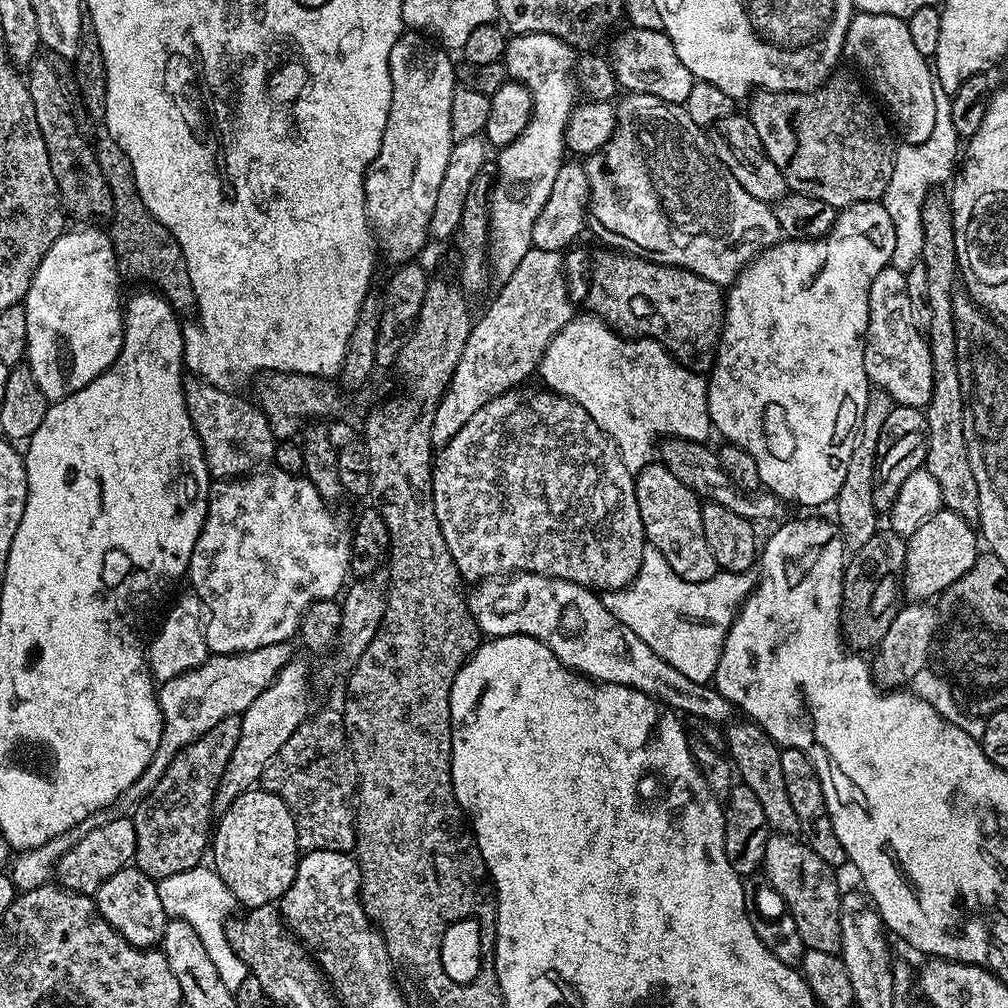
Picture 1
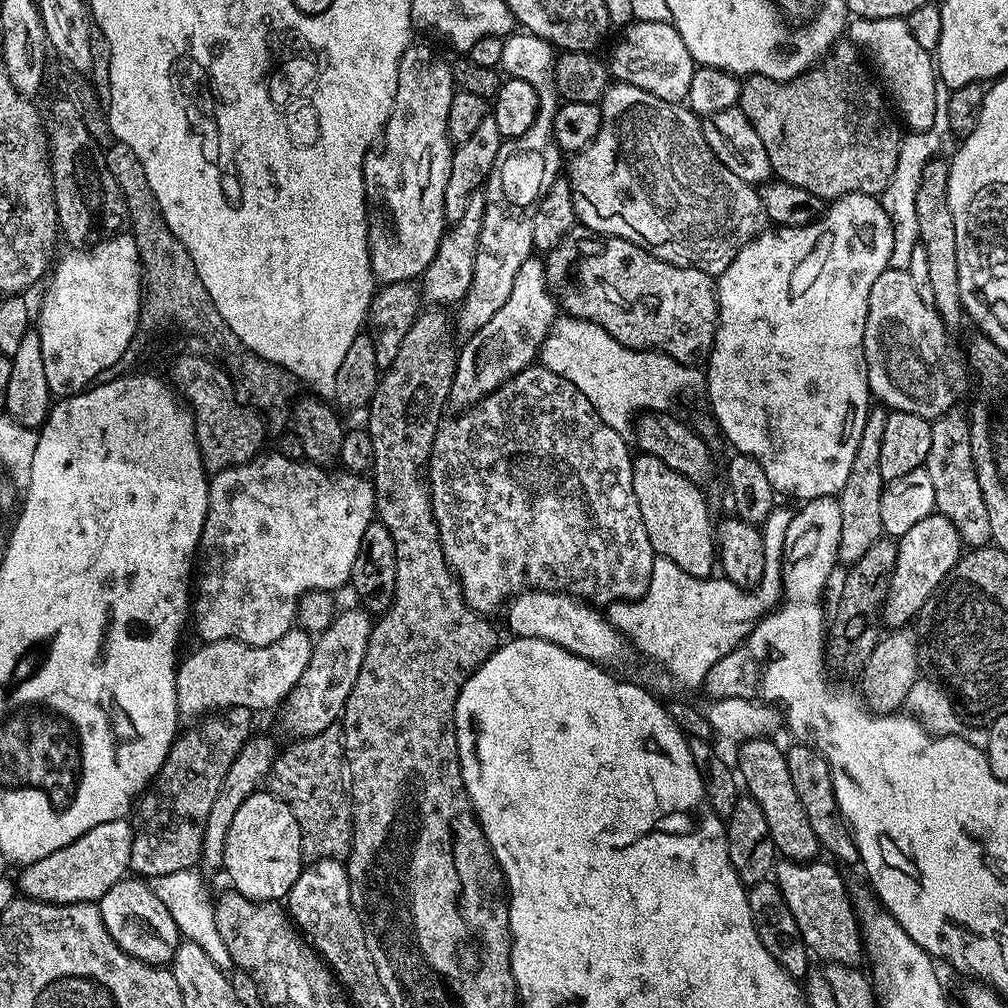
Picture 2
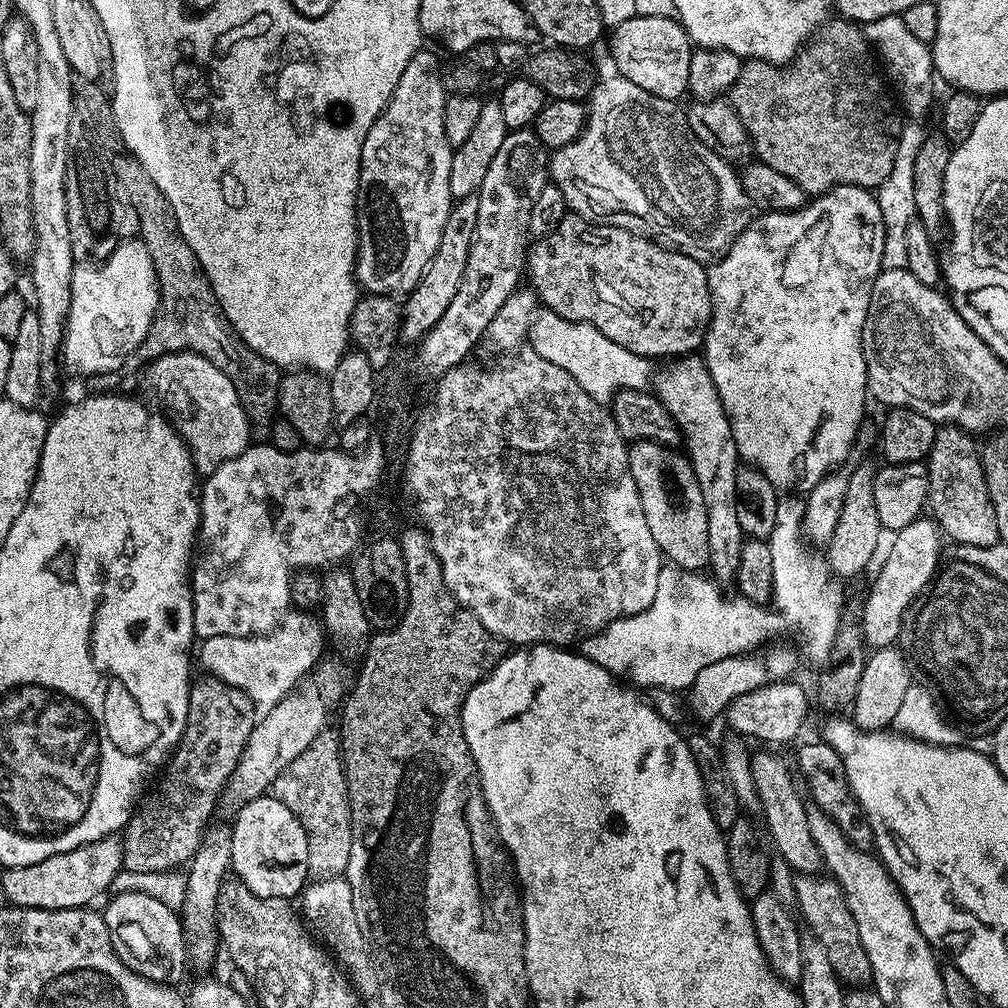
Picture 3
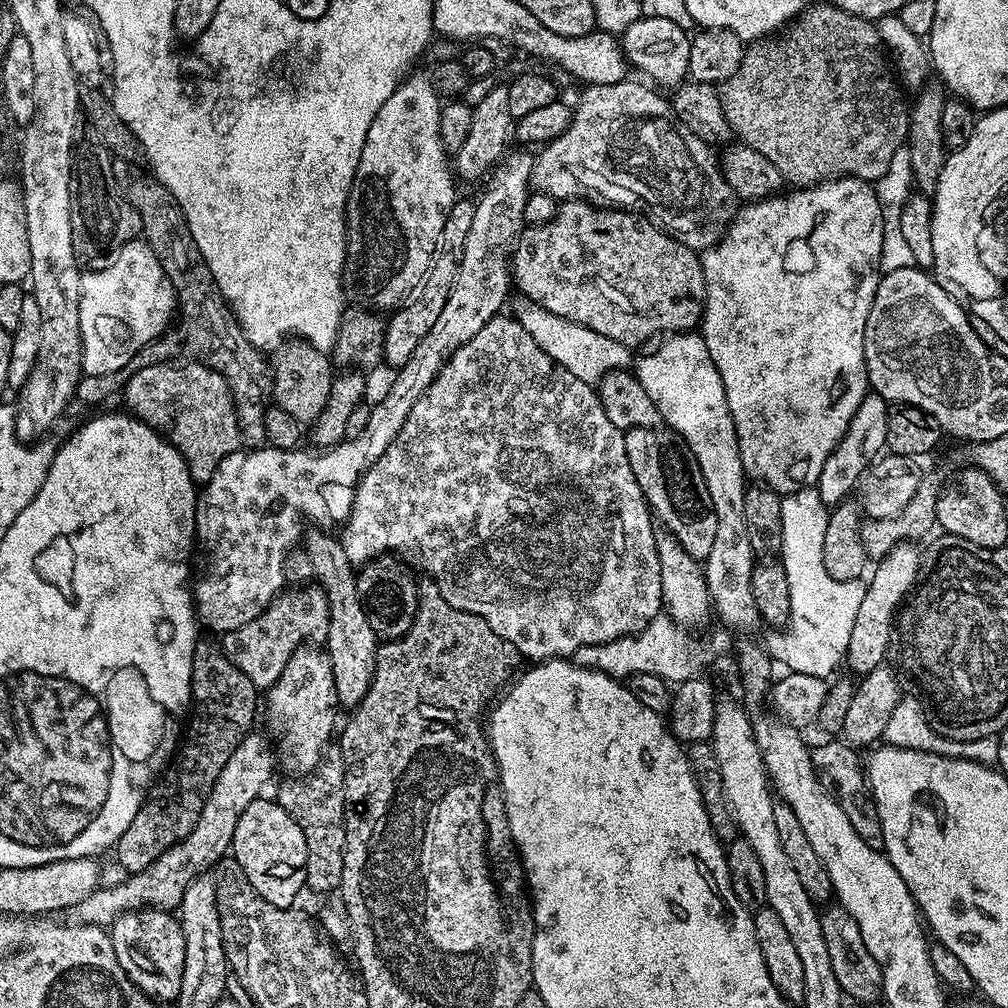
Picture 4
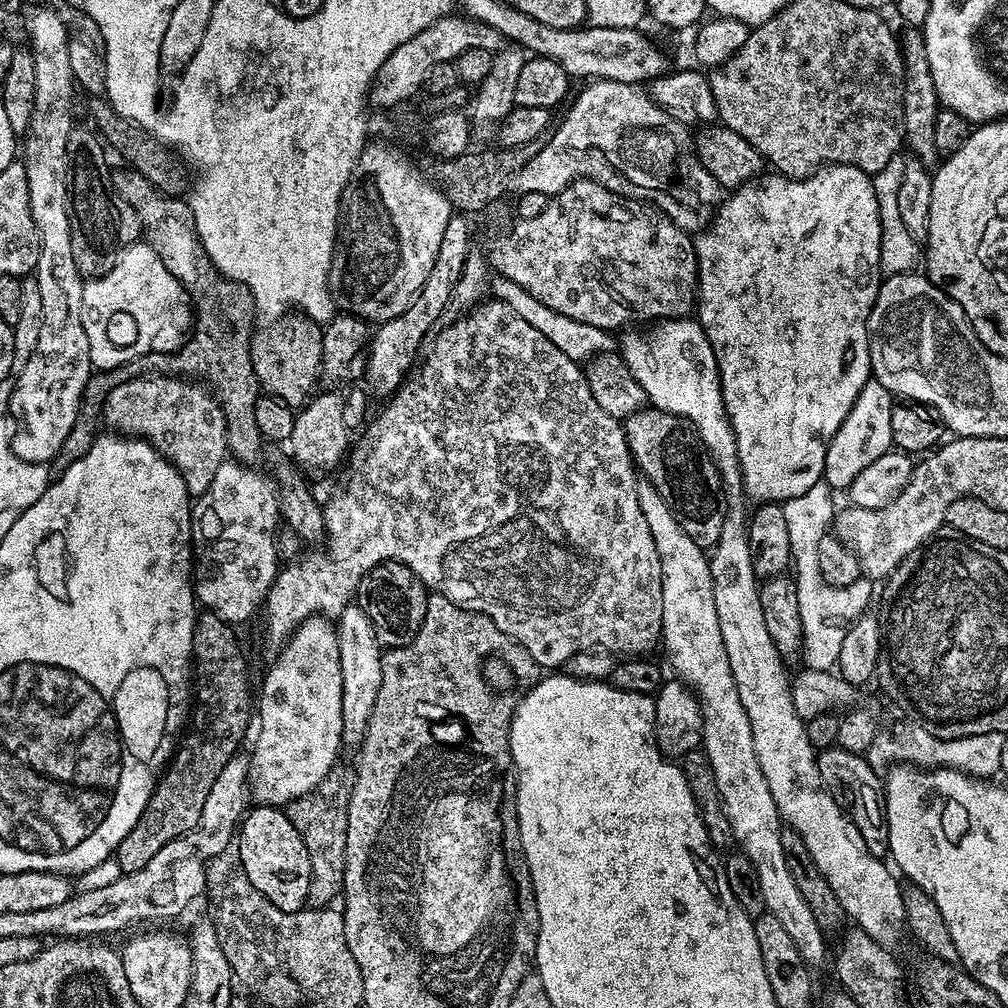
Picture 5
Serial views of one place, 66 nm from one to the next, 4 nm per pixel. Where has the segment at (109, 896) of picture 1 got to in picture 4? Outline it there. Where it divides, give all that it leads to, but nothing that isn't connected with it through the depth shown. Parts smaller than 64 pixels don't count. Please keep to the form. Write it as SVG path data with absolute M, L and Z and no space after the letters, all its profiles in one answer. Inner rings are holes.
M141 908L138 912L128 912L120 916L110 925L110 935L114 942L114 954L118 954L118 962L122 962L122 970L144 993L157 1002L175 1001L182 990L182 970L186 958L186 942L180 929L180 921L171 911L159 908Z

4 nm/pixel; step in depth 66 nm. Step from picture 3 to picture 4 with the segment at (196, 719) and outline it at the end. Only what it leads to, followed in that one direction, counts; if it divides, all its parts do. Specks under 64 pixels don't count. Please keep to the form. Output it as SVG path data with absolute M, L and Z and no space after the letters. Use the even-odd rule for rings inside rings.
M197 643L196 653L192 656L192 702L190 719L182 736L182 743L177 747L170 763L163 769L162 775L155 781L154 787L147 793L138 814L134 814L134 822L126 826L122 838L114 846L114 860L121 864L130 874L149 868L166 850L170 850L178 842L185 840L194 830L198 822L198 814L202 814L202 806L206 806L206 798L218 782L218 774L222 774L222 766L234 754L234 746L242 742L242 738L253 731L256 720L256 696L258 689L230 662L230 658L219 647L212 644Z

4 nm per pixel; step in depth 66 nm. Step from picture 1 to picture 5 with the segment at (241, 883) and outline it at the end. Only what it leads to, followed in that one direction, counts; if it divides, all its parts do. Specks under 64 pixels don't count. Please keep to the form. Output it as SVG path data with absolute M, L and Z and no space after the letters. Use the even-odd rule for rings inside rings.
M256 806L245 815L238 829L238 843L242 854L242 866L246 870L246 878L254 882L254 890L258 890L278 910L283 912L298 912L308 904L310 890L310 854L306 854L306 846L294 830L287 811L276 806Z

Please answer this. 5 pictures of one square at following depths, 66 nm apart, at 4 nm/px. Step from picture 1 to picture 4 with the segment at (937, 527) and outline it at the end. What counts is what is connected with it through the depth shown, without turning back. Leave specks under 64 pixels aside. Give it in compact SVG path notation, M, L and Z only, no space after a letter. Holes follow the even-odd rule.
M901 542L888 552L888 555L879 561L880 564L871 569L870 577L867 581L868 589L866 598L862 598L858 614L854 618L854 631L850 633L850 646L846 657L846 668L852 672L857 672L857 677L864 677L876 667L883 665L888 659L888 647L894 644L894 621L898 615L898 609L904 603L909 592L912 591L921 571L922 571L922 552L916 549L917 545L912 542Z

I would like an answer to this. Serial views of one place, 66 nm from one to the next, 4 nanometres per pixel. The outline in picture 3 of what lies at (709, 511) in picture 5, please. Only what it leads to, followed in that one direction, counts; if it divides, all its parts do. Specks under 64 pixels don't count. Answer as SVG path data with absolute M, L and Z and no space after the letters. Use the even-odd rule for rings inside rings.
M637 440L629 447L628 465L634 486L638 486L638 498L642 498L646 526L650 526L654 542L658 542L661 557L669 565L683 568L685 572L699 573L707 569L710 522L706 518L706 501L698 487L691 459L676 448L667 448L664 444L649 440Z

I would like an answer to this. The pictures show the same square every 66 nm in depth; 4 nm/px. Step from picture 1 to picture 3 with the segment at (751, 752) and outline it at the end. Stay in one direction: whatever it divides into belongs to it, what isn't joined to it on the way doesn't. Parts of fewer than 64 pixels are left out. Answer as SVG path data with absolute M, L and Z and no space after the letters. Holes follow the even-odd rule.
M760 750L751 753L750 770L754 778L754 788L759 811L764 811L764 822L772 834L772 842L776 846L779 859L791 866L793 873L801 876L819 876L825 871L824 859L818 850L818 842L810 834L808 821L809 809L804 808L805 797L798 787L797 779L788 770L787 764L776 750Z

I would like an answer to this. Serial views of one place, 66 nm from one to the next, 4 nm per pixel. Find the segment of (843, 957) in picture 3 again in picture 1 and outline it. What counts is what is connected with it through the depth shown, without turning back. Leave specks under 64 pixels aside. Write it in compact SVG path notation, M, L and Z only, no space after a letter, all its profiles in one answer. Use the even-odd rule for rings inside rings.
M788 834L769 835L766 842L766 858L762 869L763 875L768 875L770 883L776 887L778 895L784 899L787 915L798 922L798 934L802 934L802 942L805 949L813 948L833 954L841 951L840 943L842 942L842 926L840 925L840 897L842 888L836 885L836 876L833 865L827 864L820 855L809 850L807 847L800 848L800 844Z

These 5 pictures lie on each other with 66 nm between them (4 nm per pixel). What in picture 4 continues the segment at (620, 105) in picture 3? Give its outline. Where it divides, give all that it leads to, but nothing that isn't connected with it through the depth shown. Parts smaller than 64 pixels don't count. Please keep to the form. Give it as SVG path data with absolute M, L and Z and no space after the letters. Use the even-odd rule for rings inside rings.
M625 78L616 85L585 87L584 101L575 105L566 134L554 138L535 153L531 187L550 194L558 202L588 194L584 192L597 192L604 199L601 201L609 205L639 210L665 232L674 234L687 248L713 248L724 237L736 216L738 197L720 173L713 149L698 138L698 134L686 130L674 114L671 103L665 97L663 100L655 92L655 87L649 87L632 78Z

